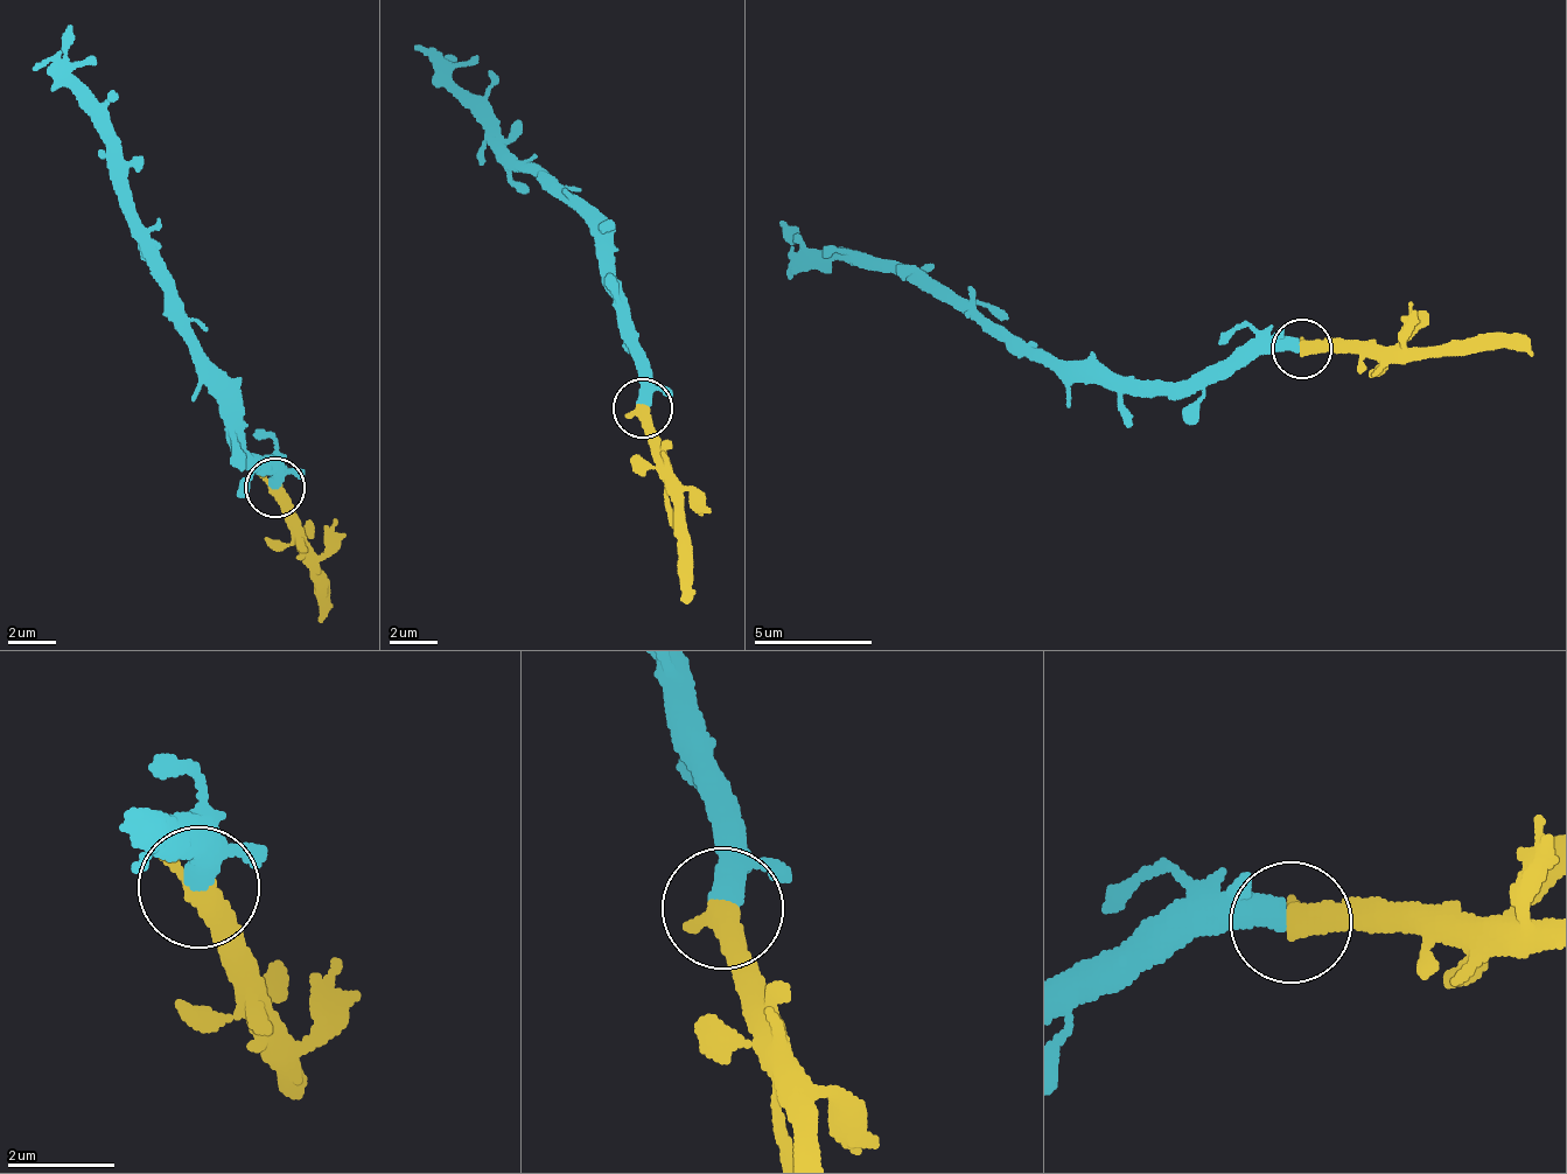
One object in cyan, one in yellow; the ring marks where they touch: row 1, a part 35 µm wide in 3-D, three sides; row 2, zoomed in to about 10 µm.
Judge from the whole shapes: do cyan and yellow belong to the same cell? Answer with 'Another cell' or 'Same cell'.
Same cell

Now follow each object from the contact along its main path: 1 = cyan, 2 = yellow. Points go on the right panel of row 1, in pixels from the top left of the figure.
1: (1300, 347), (1235, 347), (1188, 379), (1105, 381), (900, 274), (864, 270), (834, 257), (817, 257), (781, 221)
2: (1300, 347), (1329, 346), (1394, 356), (1531, 354)

